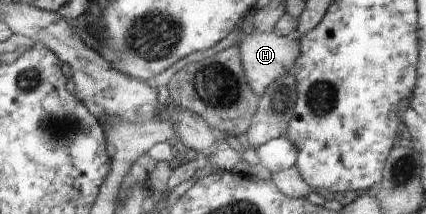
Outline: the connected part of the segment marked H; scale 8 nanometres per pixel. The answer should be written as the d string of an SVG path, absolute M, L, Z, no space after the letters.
M295 29L288 36L277 35L274 31L261 33L246 31L239 39L238 47L242 56L242 67L245 69L247 83L255 89L255 95L263 95L267 91L267 85L277 81L285 74L289 74L295 68L301 54L301 33Z

